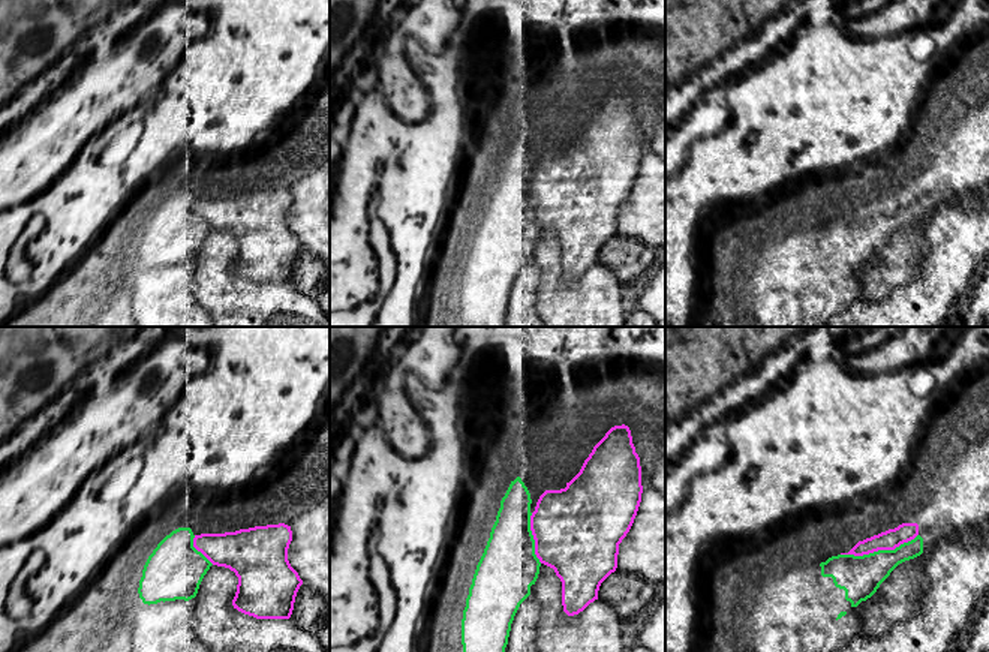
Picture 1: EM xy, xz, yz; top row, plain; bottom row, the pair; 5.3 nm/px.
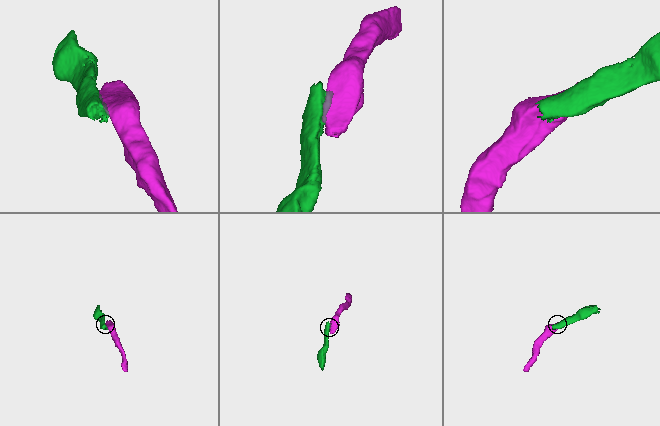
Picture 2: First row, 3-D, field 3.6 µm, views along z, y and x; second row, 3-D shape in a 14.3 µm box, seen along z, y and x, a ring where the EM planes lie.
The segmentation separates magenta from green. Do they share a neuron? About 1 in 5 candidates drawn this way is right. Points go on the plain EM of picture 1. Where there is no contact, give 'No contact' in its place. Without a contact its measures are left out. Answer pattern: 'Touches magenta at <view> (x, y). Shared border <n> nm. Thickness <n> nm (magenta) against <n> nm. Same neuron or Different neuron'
Touches magenta at yz (878, 213). Shared border 440 nm. Thickness 110 nm (magenta) against 220 nm. Different neuron

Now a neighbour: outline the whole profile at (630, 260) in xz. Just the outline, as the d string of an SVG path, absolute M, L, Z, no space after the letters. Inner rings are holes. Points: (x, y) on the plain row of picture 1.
M616 234L601 247L598 264L613 271L625 285L643 280L652 273L655 255L655 247Z

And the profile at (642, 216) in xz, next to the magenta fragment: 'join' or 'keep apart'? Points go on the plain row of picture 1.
keep apart

